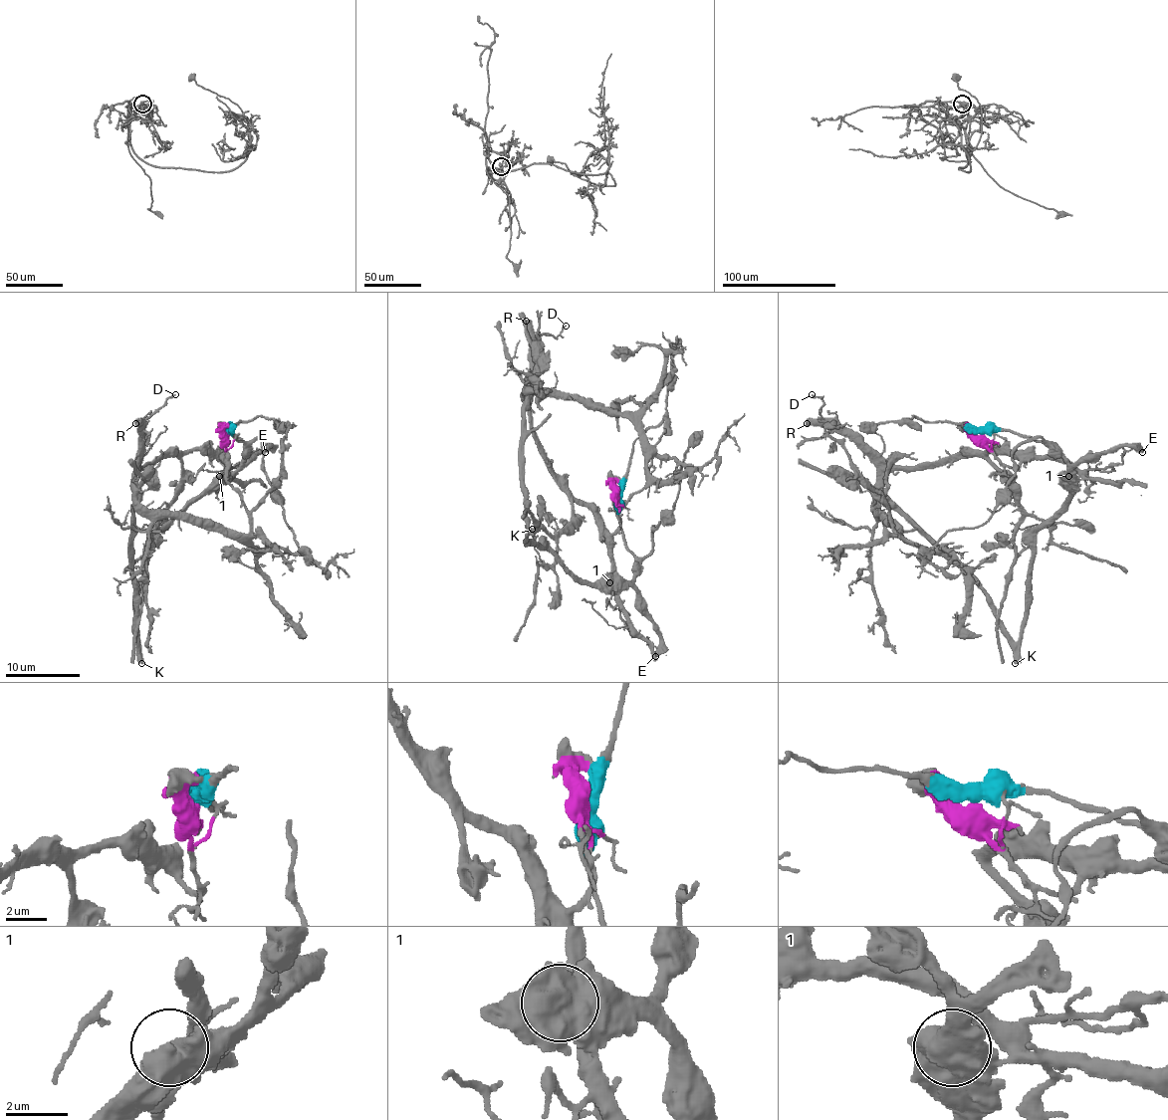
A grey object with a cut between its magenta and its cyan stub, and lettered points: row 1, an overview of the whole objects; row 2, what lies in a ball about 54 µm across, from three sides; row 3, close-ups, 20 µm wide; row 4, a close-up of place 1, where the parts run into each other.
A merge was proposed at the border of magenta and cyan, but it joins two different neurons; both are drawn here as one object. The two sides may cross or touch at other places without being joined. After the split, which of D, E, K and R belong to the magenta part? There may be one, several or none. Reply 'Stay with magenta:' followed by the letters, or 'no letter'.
Stay with magenta: D, R

